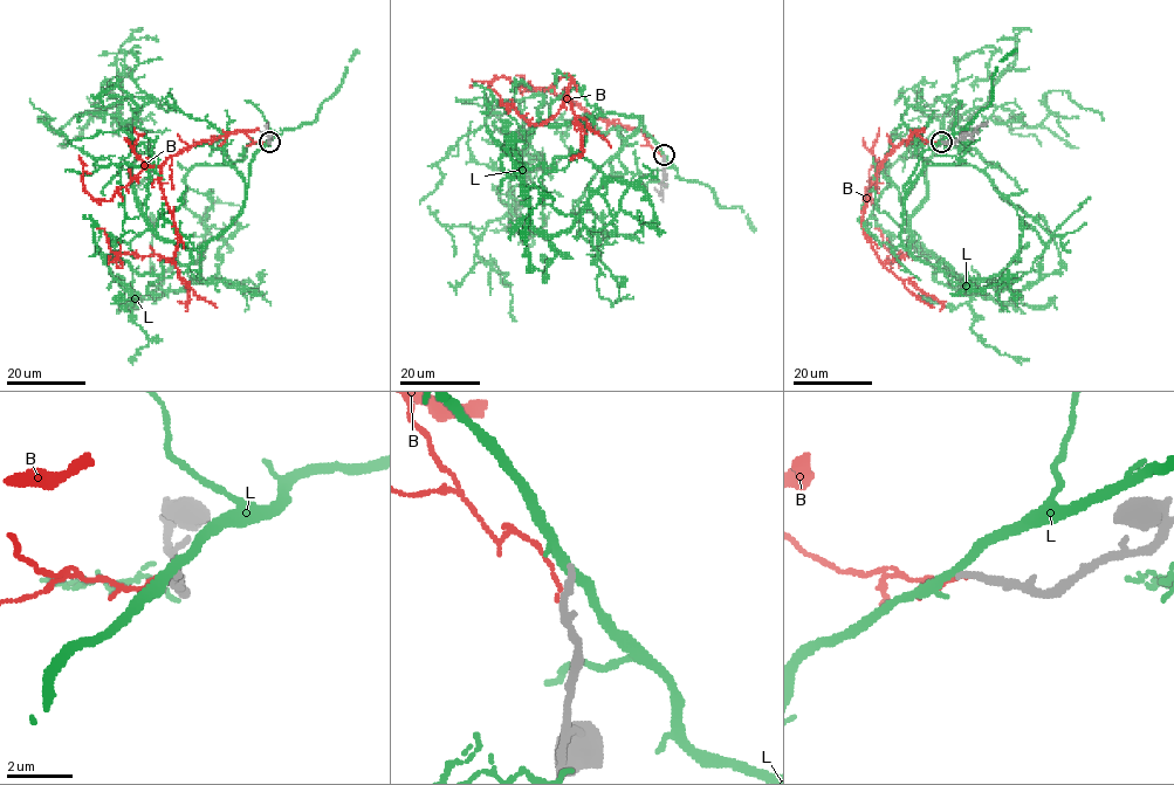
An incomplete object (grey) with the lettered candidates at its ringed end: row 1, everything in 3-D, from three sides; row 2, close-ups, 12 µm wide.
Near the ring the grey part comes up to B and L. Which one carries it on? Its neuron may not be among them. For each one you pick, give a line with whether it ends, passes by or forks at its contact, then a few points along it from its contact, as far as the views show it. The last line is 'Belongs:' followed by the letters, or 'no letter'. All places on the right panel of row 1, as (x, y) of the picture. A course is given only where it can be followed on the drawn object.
Belongs: no letter

